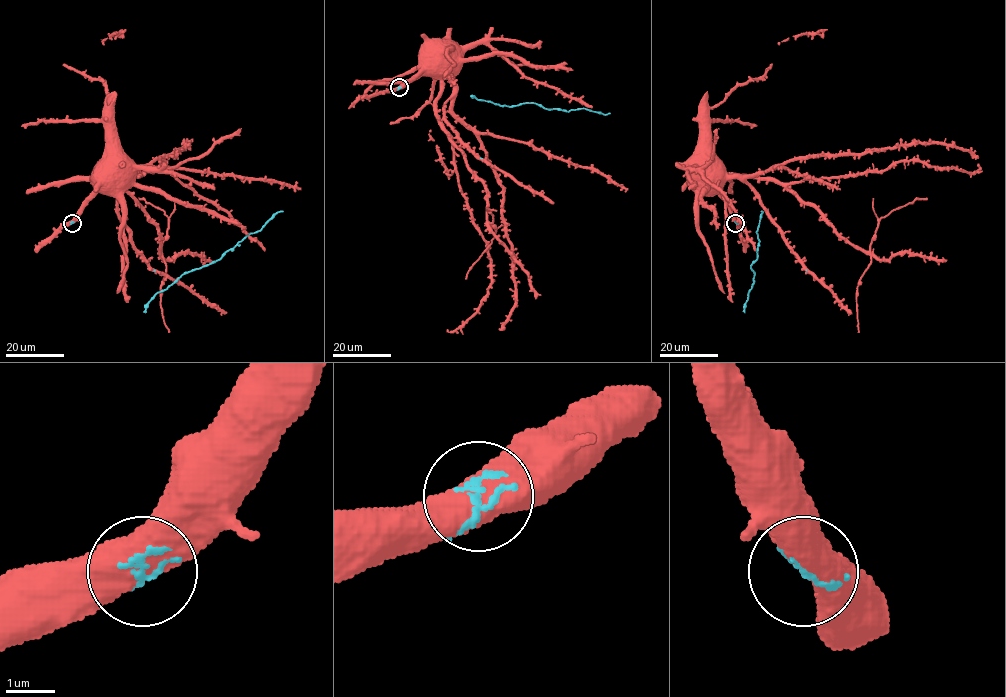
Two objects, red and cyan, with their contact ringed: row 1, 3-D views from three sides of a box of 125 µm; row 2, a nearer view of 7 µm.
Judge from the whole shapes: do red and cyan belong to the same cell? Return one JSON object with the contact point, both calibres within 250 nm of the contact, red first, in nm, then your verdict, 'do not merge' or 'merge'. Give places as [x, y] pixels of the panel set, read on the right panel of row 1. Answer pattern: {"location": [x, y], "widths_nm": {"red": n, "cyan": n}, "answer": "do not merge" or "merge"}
{"location": [735, 223], "widths_nm": {"red": 600, "cyan": 180}, "answer": "merge"}

